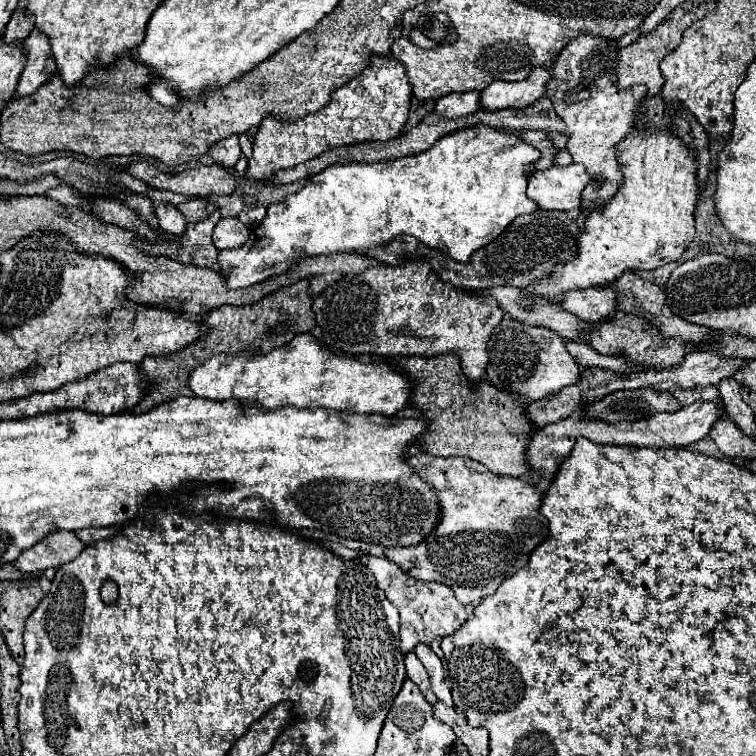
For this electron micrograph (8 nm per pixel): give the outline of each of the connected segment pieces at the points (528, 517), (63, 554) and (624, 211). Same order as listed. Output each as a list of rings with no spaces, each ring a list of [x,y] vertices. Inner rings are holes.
[[[416,454],[408,458],[408,464],[438,492],[442,518],[432,536],[420,542],[420,546],[386,548],[384,552],[414,578],[452,586],[462,604],[480,604],[484,596],[494,594],[498,582],[528,564],[530,540],[534,550],[548,538],[546,520],[540,514],[542,494],[534,484],[492,474],[484,464],[470,458]]]
[[[54,530],[36,542],[36,546],[24,550],[12,564],[20,572],[42,572],[46,568],[58,568],[64,562],[70,562],[84,546],[86,544],[82,544],[72,532]]]
[[[636,128],[618,150],[624,174],[620,190],[602,210],[592,210],[586,216],[586,224],[578,236],[578,254],[556,264],[546,278],[522,288],[518,302],[522,308],[528,308],[532,298],[560,304],[568,290],[606,286],[626,270],[656,270],[676,262],[694,240],[698,182],[692,150],[670,132],[652,132],[646,128]]]

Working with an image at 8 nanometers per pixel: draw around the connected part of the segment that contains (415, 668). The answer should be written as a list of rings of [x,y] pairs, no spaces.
[[[414,652],[406,654],[406,670],[408,670],[408,680],[412,680],[420,688],[420,692],[424,694],[424,698],[430,704],[436,704],[438,698],[432,694],[432,688],[430,688],[430,682],[428,682],[428,674],[426,674],[422,662],[416,658]]]

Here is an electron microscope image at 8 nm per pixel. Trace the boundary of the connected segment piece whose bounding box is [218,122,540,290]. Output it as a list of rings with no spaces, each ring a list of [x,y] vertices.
[[[480,122],[446,134],[432,148],[416,156],[374,164],[332,164],[324,172],[312,176],[300,192],[268,206],[264,222],[250,232],[250,240],[244,246],[220,252],[218,262],[224,262],[224,266],[236,266],[232,274],[226,274],[226,286],[230,290],[246,288],[268,280],[274,274],[282,274],[300,258],[336,252],[364,252],[370,246],[390,242],[394,236],[402,234],[416,236],[422,244],[448,254],[456,262],[468,262],[472,252],[502,234],[516,216],[532,214],[538,208],[538,204],[526,196],[526,182],[534,166],[532,162],[538,158],[540,152],[526,144],[518,134]]]

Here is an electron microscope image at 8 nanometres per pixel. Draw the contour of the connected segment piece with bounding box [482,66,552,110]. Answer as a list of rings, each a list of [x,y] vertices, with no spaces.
[[[540,66],[522,82],[492,82],[492,86],[482,90],[482,108],[526,108],[546,94],[546,84],[550,78],[552,74],[548,66]]]

